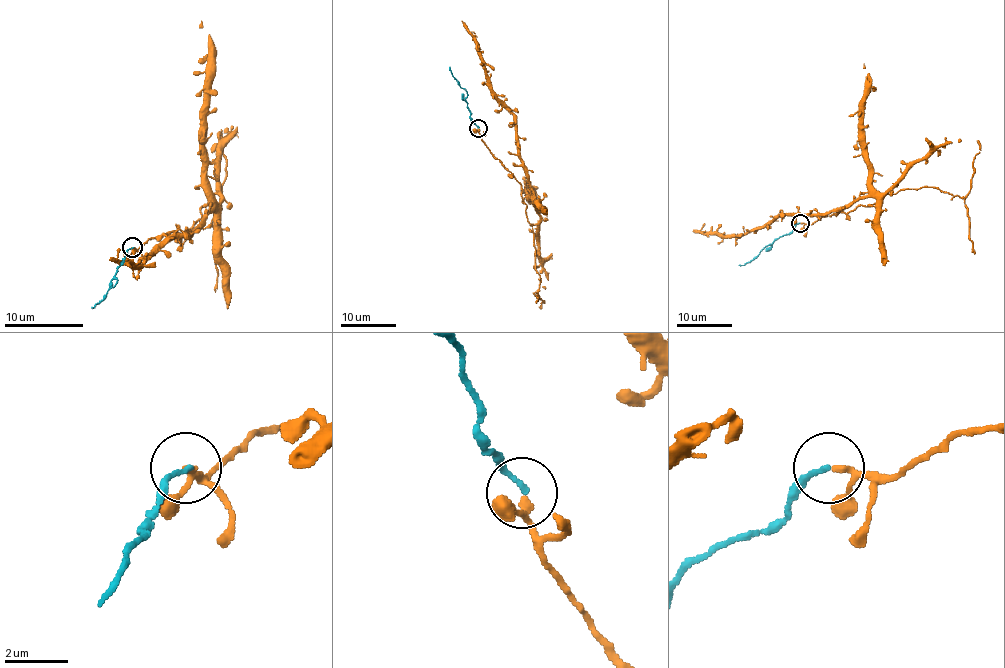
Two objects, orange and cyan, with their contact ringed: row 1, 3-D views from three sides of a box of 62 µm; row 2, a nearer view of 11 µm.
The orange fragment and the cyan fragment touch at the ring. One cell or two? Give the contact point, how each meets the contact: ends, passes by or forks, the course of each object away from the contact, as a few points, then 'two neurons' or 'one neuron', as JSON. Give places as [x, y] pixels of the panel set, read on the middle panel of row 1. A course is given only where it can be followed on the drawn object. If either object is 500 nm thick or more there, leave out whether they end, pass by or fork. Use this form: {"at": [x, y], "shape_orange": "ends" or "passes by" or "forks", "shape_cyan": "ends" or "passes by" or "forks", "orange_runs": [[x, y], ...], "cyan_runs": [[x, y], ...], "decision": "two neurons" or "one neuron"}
{"at": [478, 128], "shape_orange": "passes by", "shape_cyan": "ends", "orange_runs": [[477, 129], [520, 184], [531, 227], [540, 215], [518, 154], [516, 116], [497, 97], [462, 20]], "cyan_runs": [[477, 127], [467, 109], [467, 93], [449, 66]], "decision": "one neuron"}

